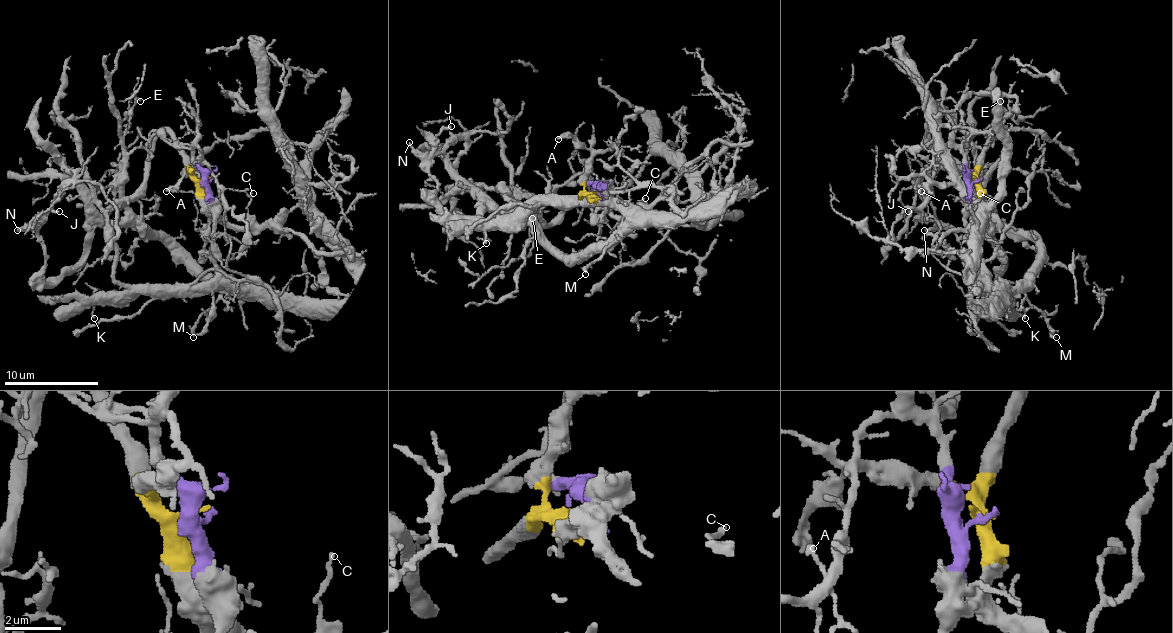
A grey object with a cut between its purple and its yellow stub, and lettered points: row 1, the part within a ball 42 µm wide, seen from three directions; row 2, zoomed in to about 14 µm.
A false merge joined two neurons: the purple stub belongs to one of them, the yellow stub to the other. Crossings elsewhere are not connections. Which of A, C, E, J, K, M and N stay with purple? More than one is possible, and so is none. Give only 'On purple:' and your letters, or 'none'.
On purple: E, K, M

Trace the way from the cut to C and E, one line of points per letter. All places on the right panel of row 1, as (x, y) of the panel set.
C: (976, 178), (978, 207), (997, 223), (995, 225), (987, 221), (980, 192)
E: (976, 178), (961, 147), (978, 133), (985, 145), (973, 150), (971, 140), (1006, 112), (1009, 98), (999, 100)

